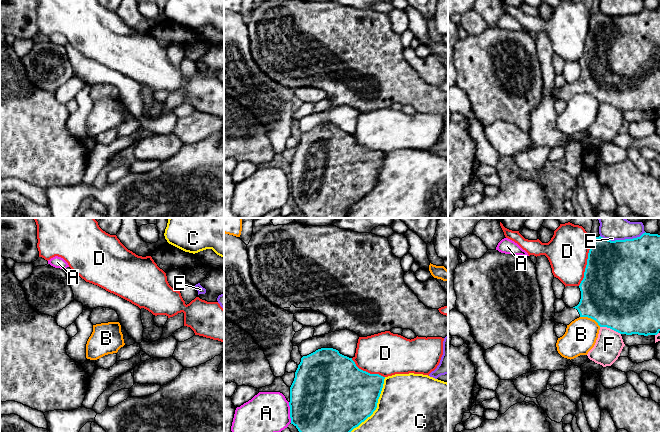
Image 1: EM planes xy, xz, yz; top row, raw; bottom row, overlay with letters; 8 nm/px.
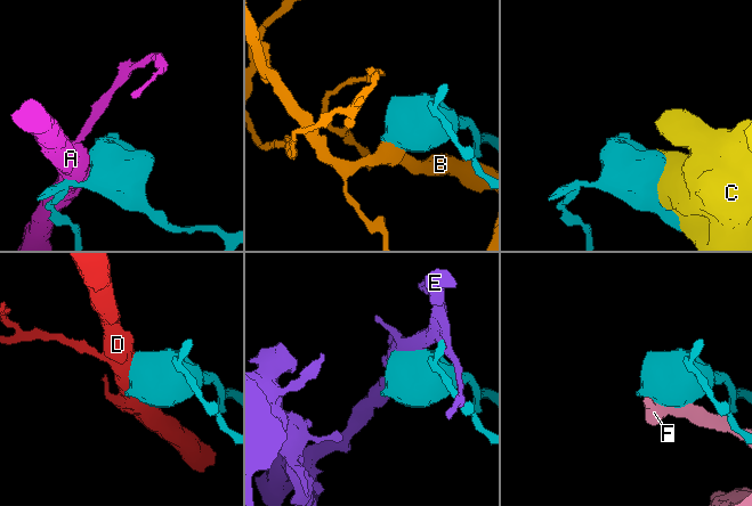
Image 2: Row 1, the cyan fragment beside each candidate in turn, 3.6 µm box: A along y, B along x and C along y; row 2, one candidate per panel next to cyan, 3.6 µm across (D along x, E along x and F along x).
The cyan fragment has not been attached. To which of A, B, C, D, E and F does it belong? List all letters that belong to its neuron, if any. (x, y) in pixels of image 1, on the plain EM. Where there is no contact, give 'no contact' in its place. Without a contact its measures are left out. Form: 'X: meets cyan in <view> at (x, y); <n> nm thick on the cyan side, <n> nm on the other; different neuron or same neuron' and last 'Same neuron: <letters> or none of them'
A: meets cyan in xz at (290, 188); 500 nm thick on the cyan side, 340 nm on the other; different neuron
B: meets cyan in yz at (590, 93); 500 nm thick on the cyan side, 260 nm on the other; different neuron
C: meets cyan in xz at (374, 186); 480 nm thick on the cyan side, 500 nm on the other; different neuron
D: meets cyan in yz at (587, 38); 500 nm thick on the cyan side, 340 nm on the other; different neuron
E: meets cyan in yz at (622, 16); 500 nm thick on the cyan side, 130 nm on the other; different neuron
F: meets cyan in yz at (610, 104); 500 nm thick on the cyan side, 220 nm on the other; different neuron
Same neuron: none of them

